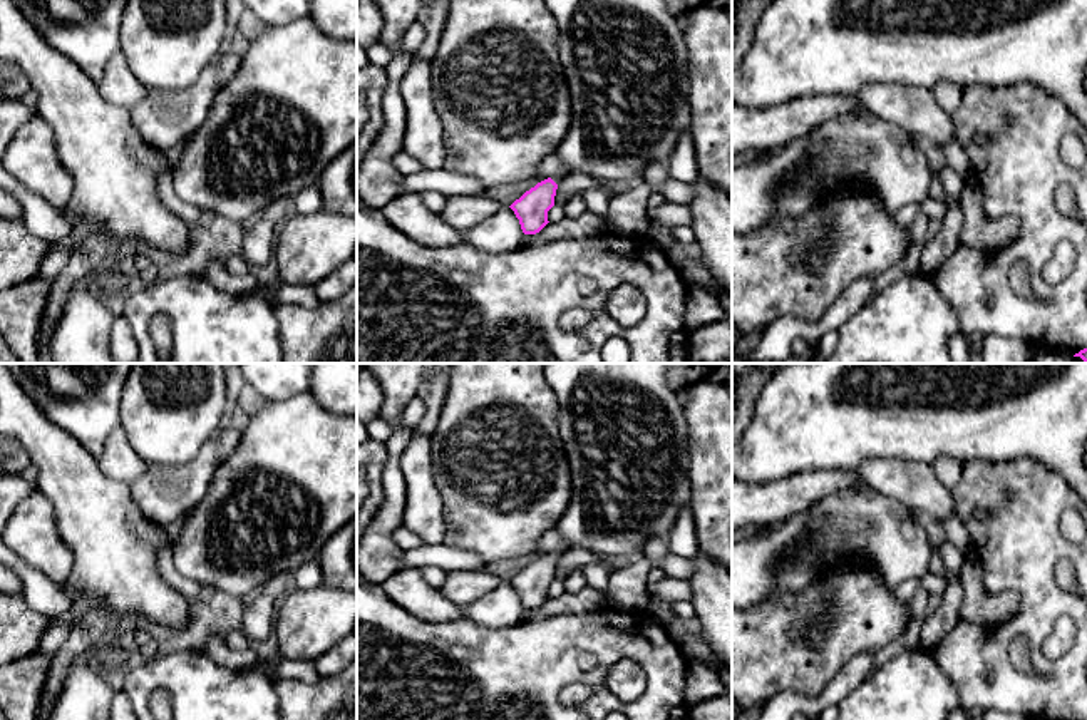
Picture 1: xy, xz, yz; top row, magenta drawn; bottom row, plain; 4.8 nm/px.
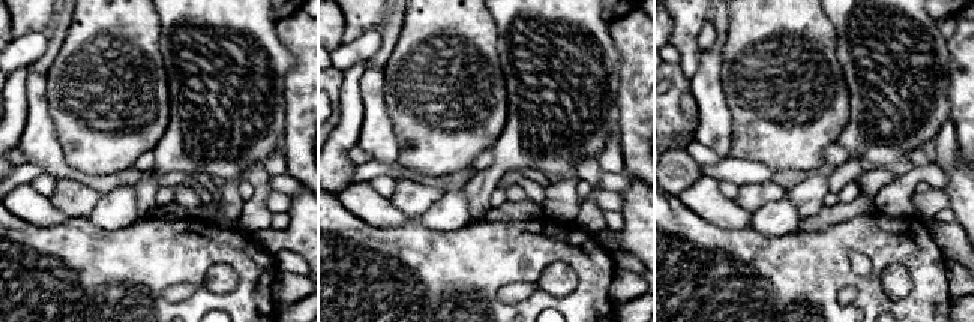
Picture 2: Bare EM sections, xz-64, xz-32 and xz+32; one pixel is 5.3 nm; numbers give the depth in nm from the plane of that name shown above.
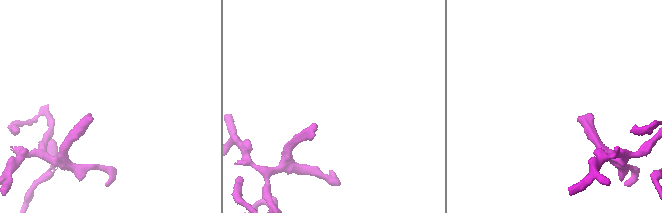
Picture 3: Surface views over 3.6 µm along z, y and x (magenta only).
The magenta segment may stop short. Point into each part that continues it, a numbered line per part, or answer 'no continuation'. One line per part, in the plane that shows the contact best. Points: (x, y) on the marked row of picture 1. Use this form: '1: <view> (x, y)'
1: xz (627, 66)

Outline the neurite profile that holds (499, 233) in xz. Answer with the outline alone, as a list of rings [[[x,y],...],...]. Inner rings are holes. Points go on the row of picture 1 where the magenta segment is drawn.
[[[509,206],[464,233],[464,241],[486,253],[509,253],[524,239],[519,219]]]

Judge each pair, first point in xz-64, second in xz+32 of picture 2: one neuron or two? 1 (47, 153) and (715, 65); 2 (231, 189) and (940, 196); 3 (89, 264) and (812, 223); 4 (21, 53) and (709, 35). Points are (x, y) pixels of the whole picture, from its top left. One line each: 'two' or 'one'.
1: one
2: two
3: two
4: one

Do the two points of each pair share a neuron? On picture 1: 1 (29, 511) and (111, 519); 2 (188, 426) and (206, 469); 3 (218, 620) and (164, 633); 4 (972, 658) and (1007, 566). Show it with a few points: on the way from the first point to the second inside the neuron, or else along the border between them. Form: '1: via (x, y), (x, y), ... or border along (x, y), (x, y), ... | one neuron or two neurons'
1: border along (37, 488), (49, 501), (54, 526), (69, 548) | two neurons
2: border along (218, 431), (191, 459), (163, 464) | two neurons
3: via (205, 620), (190, 635), (178, 635) | one neuron
4: via (997, 642), (1027, 615), (1027, 591) | one neuron

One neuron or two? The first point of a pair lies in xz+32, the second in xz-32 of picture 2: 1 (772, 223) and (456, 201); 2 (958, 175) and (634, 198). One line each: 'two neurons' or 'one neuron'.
1: one neuron
2: one neuron

